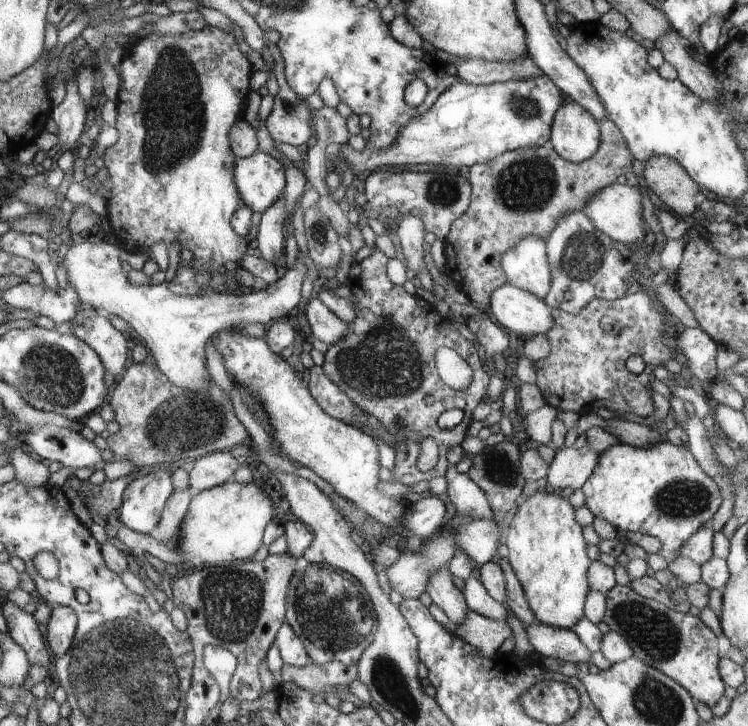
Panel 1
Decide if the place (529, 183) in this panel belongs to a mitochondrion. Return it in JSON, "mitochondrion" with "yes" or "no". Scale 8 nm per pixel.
{"mitochondrion":"yes"}

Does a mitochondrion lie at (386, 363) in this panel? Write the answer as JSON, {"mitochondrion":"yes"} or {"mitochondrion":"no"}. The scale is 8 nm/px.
{"mitochondrion":"yes"}

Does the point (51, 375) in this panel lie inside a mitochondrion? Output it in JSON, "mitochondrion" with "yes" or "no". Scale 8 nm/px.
{"mitochondrion":"yes"}

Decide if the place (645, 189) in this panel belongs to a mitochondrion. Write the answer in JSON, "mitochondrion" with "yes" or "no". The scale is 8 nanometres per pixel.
{"mitochondrion":"no"}

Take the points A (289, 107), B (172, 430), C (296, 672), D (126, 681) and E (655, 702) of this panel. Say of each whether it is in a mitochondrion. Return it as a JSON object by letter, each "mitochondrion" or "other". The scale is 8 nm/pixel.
{"A":"mitochondrion","B":"mitochondrion","C":"other","D":"mitochondrion","E":"mitochondrion"}

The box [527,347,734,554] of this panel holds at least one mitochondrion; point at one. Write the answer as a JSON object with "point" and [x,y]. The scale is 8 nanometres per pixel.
{"point":[686,498]}

